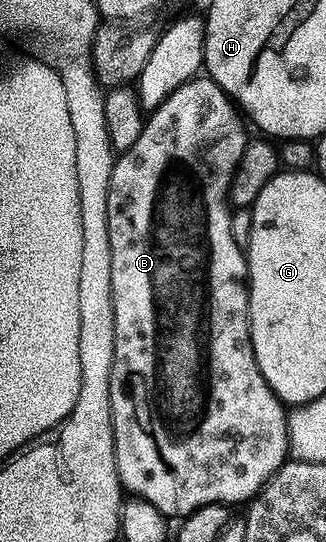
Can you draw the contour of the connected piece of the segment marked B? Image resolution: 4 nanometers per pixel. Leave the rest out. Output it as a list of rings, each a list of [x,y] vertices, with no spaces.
[[[198,74],[193,79],[180,85],[178,89],[172,91],[172,94],[168,94],[158,108],[155,108],[146,116],[146,124],[142,127],[140,138],[136,138],[135,144],[128,146],[128,150],[115,159],[112,166],[112,178],[108,182],[106,213],[108,214],[108,242],[112,246],[112,302],[114,303],[114,325],[116,326],[114,361],[112,362],[112,374],[110,375],[110,397],[112,398],[112,414],[114,415],[114,457],[118,467],[118,479],[121,480],[123,489],[131,497],[147,500],[152,506],[156,506],[156,510],[160,510],[162,515],[167,518],[173,518],[173,516],[184,518],[188,513],[200,510],[200,506],[208,506],[209,504],[235,506],[234,504],[243,503],[242,505],[245,505],[257,496],[259,490],[274,477],[276,470],[280,470],[280,466],[285,464],[290,456],[290,439],[288,438],[288,426],[286,425],[288,408],[287,405],[283,404],[279,396],[270,389],[264,374],[260,374],[260,366],[256,362],[256,354],[252,346],[252,338],[250,337],[250,285],[246,275],[246,253],[240,240],[234,237],[234,228],[230,225],[230,212],[232,212],[231,205],[228,203],[230,184],[233,182],[237,166],[241,162],[241,156],[244,154],[248,143],[246,128],[242,125],[242,120],[244,121],[243,113],[236,107],[235,101],[227,96],[226,91],[216,81],[211,80],[209,76]]]

